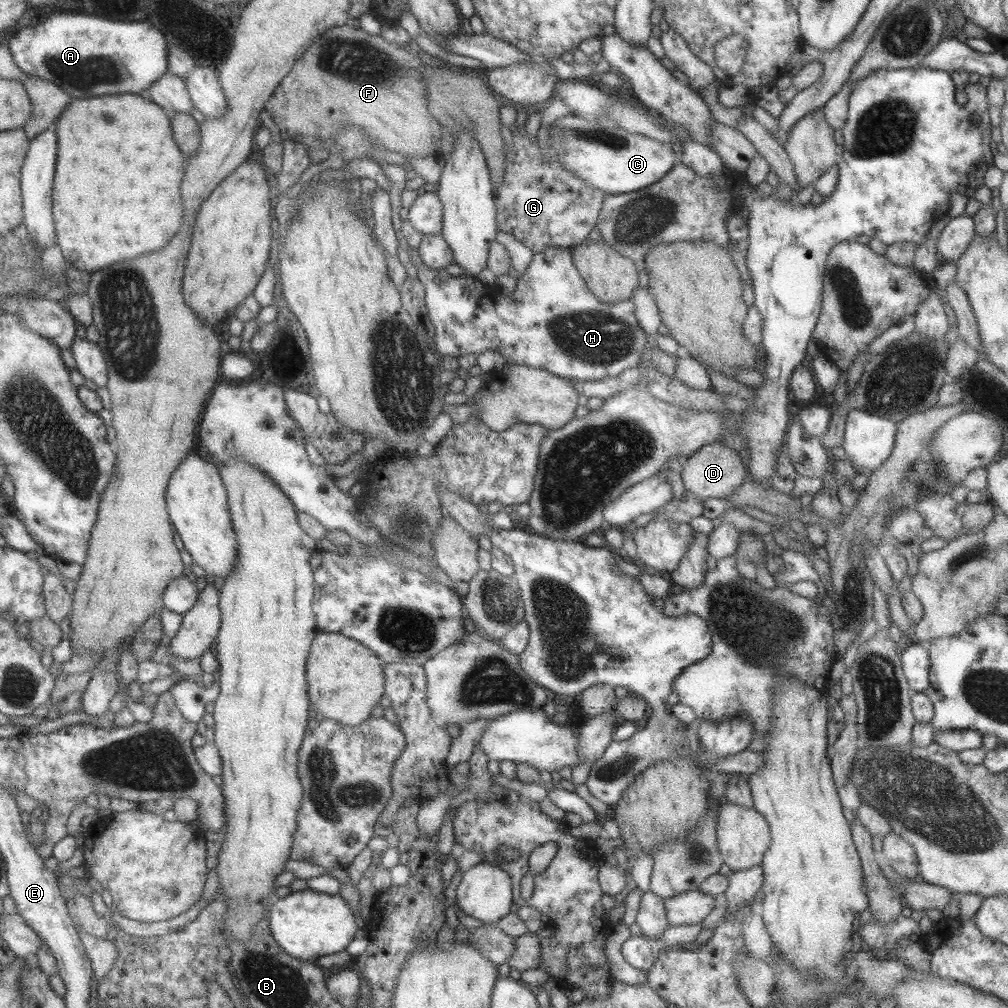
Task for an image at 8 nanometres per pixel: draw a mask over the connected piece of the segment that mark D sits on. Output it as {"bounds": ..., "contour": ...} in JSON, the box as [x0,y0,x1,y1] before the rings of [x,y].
{"bounds":[680,440,745,501],"contour":[[[718,440],[704,444],[699,450],[684,458],[680,477],[686,492],[703,501],[707,498],[724,498],[745,480],[740,456],[733,448],[727,448]]]}

